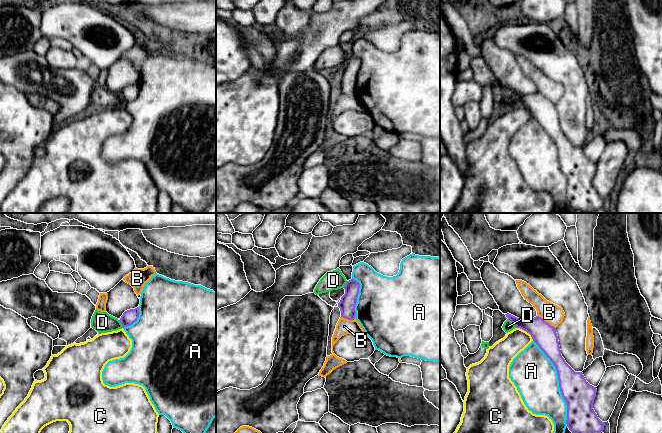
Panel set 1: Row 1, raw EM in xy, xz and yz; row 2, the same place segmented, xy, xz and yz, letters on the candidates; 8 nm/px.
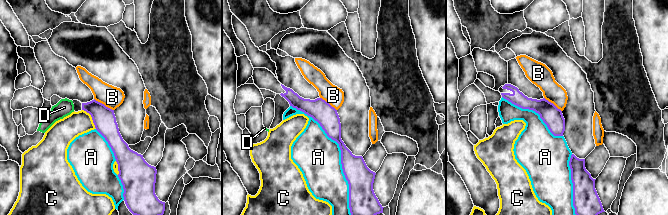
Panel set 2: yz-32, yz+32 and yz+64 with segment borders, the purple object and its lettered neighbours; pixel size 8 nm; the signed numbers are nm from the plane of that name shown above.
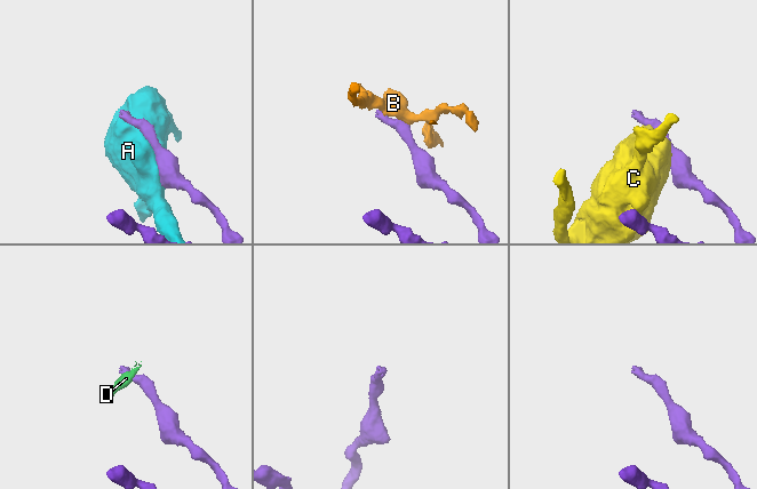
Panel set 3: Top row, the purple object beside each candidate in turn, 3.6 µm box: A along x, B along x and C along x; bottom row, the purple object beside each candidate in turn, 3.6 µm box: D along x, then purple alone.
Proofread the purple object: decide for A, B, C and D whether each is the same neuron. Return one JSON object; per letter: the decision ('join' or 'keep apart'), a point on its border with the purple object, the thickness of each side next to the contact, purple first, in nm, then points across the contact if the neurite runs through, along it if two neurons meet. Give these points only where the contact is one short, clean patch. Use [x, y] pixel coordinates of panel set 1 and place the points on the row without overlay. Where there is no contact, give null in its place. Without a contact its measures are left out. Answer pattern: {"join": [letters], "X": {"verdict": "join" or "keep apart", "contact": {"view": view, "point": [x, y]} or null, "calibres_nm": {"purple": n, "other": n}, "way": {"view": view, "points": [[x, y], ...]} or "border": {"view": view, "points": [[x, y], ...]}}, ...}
{"join": [], "A": {"verdict": "keep apart", "contact": {"view": "yz", "point": [559, 159]}, "calibres_nm": {"purple": 240, "other": 340}}, "B": {"verdict": "keep apart", "contact": {"view": "yz", "point": [545, 97]}, "calibres_nm": {"purple": 190, "other": 160}}, "C": {"verdict": "keep apart", "contact": {"view": "yz", "point": [526, 107]}, "calibres_nm": {"purple": 190, "other": 200}}, "D": {"verdict": "keep apart", "contact": {"view": "yz", "point": [513, 98]}, "calibres_nm": {"purple": 190, "other": 90}, "border": {"view": "yz", "points": [[508, 94], [516, 103]]}}}

